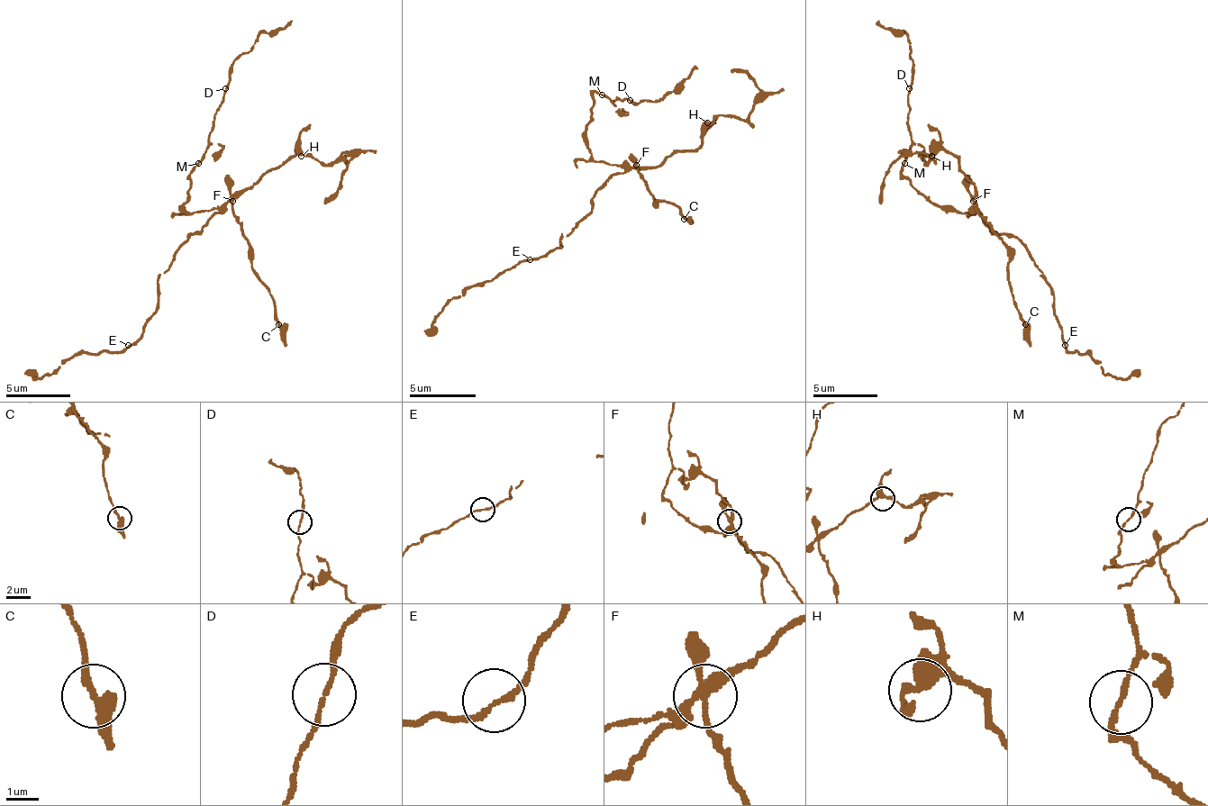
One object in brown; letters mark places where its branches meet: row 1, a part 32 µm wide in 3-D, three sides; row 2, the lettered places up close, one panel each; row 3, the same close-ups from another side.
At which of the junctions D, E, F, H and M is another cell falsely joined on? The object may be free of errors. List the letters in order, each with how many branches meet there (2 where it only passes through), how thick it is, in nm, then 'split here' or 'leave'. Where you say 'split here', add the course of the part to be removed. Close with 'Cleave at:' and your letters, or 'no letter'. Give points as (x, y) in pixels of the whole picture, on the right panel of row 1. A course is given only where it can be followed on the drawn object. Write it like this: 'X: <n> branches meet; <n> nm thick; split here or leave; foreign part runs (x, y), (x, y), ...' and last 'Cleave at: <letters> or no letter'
D: 2 branches meet; 130 nm thick; leave
E: 2 branches meet; 170 nm thick; leave
F: 4 branches meet; 280 nm thick; split here; foreign part runs (974, 201), (980, 217), (1006, 247), (1012, 302), (1032, 348)
H: 4 branches meet; 300 nm thick; leave
M: 2 branches meet; 160 nm thick; leave
Cleave at: F

